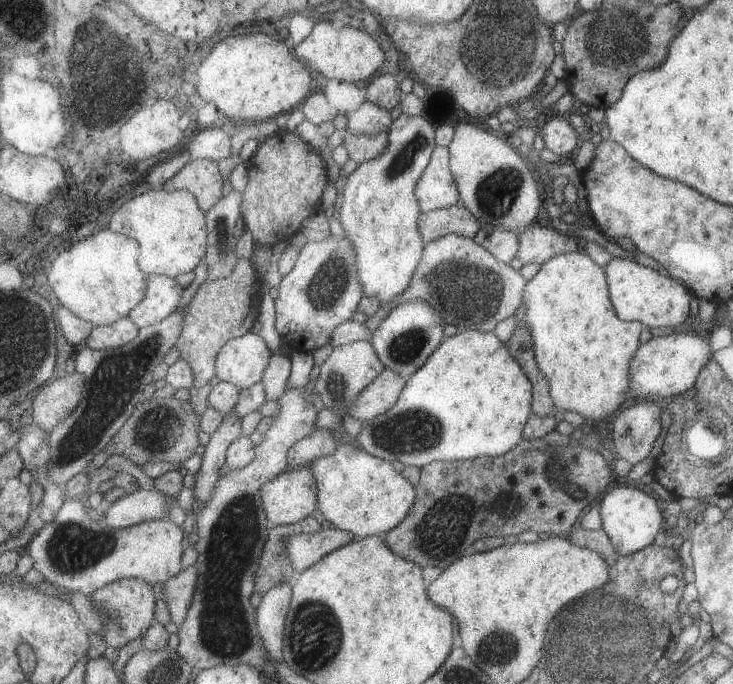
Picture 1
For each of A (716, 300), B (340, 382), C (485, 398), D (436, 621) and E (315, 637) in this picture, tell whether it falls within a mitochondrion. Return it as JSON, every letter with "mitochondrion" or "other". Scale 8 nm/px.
{"A":"other","B":"mitochondrion","C":"other","D":"other","E":"mitochondrion"}

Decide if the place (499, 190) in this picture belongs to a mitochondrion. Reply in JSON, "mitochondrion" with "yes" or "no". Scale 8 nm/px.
{"mitochondrion":"yes"}

